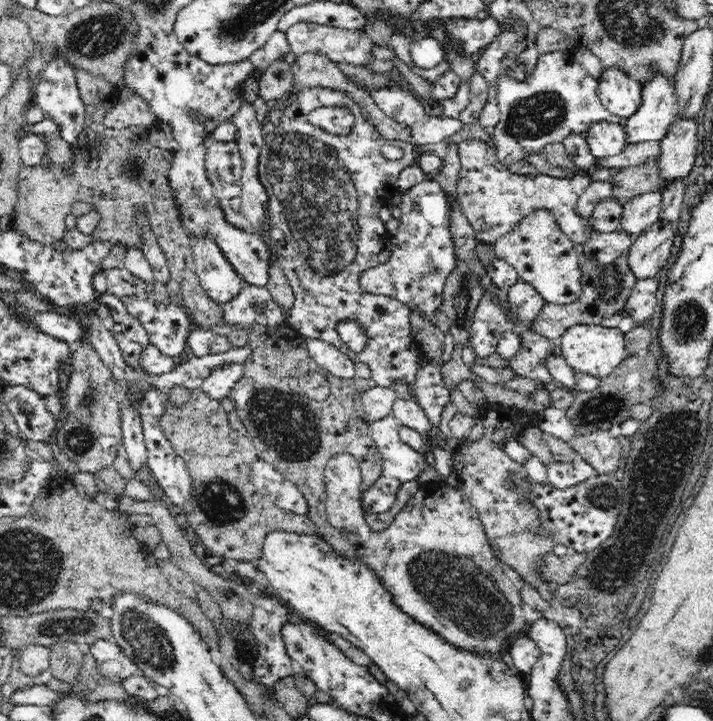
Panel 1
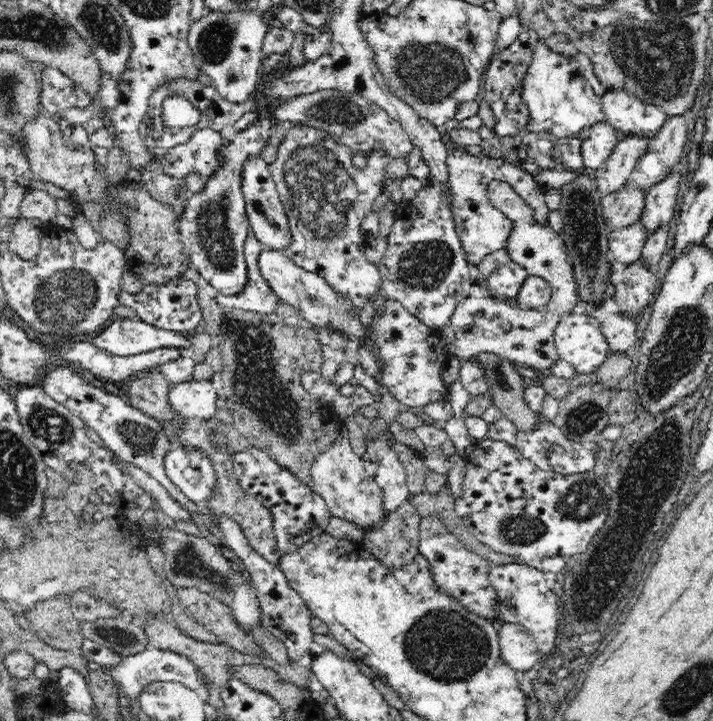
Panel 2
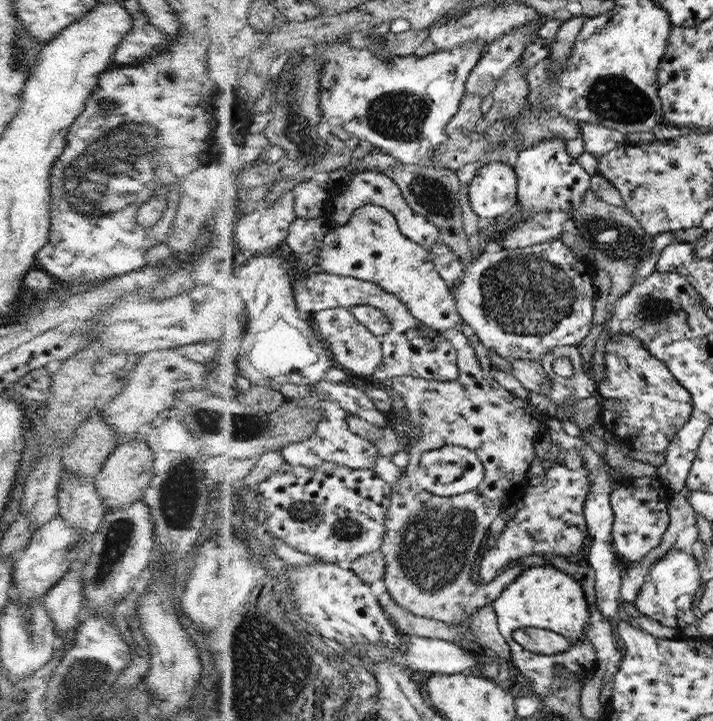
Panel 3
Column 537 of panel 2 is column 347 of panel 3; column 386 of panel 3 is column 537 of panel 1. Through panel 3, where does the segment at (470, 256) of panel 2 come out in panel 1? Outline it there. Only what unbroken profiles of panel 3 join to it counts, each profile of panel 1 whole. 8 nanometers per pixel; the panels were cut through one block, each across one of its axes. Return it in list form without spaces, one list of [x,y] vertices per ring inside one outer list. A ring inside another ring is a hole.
[[[468,138],[459,143],[461,166],[456,176],[455,190],[467,219],[474,227],[480,244],[493,246],[498,238],[512,231],[514,224],[534,208],[548,209],[565,233],[574,243],[585,242],[591,227],[574,213],[578,194],[592,181],[588,173],[572,177],[556,177],[548,174],[516,174],[497,157],[496,148],[480,139]]]

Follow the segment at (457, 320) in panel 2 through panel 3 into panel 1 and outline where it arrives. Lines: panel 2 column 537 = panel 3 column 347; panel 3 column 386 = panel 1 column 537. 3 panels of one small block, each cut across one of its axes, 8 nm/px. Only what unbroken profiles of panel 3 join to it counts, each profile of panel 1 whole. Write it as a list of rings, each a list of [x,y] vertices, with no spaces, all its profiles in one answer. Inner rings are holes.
[[[534,208],[522,216],[511,232],[493,245],[497,259],[510,264],[521,280],[534,285],[547,303],[570,303],[580,294],[581,269],[577,244],[562,233],[557,220],[548,209]]]

